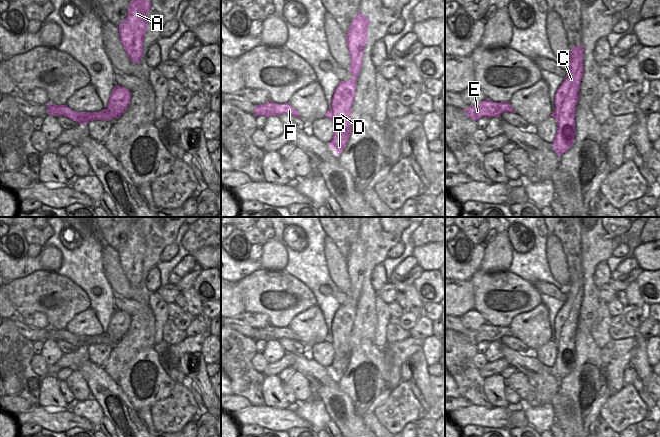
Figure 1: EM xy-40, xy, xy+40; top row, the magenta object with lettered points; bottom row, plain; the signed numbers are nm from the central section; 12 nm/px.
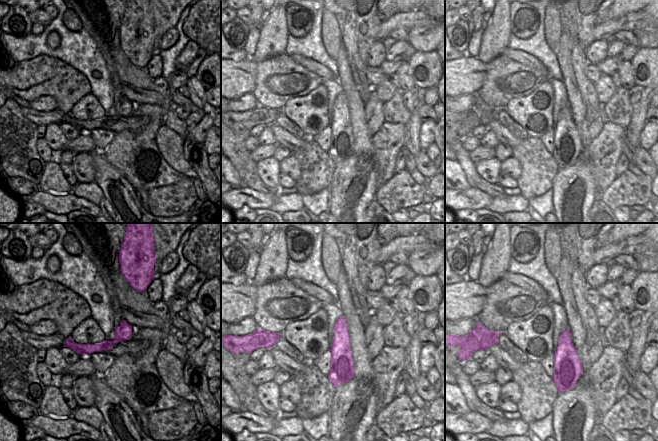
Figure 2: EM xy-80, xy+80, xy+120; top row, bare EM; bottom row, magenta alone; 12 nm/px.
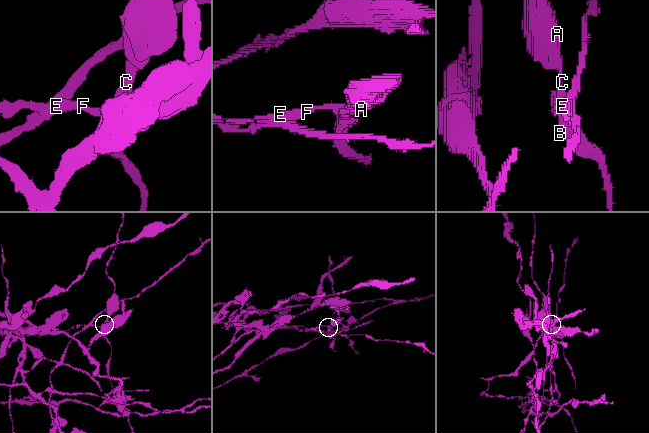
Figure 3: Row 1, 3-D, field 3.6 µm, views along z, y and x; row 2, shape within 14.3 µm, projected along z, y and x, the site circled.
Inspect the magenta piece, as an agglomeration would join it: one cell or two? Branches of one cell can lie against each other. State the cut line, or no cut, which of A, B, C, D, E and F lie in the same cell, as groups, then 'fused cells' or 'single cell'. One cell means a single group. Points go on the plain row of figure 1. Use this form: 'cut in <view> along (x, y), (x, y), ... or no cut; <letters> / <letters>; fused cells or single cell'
cut in xy along (331, 334), (332, 342); A B C D / E F; fused cells

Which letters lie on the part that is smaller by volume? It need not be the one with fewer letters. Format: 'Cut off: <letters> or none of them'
Cut off: A, B, C, D.

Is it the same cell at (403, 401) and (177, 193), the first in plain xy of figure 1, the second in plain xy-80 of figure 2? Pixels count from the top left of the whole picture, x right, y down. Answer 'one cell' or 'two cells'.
one cell

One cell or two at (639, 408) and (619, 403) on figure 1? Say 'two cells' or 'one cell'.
one cell

